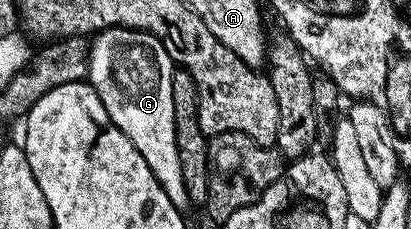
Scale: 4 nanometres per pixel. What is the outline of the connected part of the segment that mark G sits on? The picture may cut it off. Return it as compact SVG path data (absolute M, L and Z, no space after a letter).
M100 30L89 43L88 81L100 96L112 124L132 140L148 160L152 176L168 192L175 208L185 211L191 205L180 176L180 156L176 148L176 124L172 104L172 80L176 63L168 56L164 44L146 30Z

